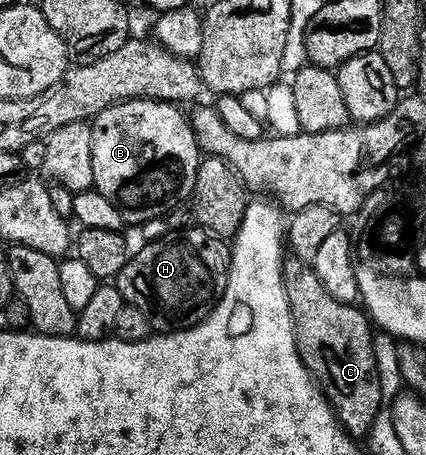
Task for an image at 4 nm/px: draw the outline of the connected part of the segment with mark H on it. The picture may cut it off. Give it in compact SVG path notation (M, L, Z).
M168 239L145 243L145 248L127 261L114 280L124 295L123 303L142 310L160 334L197 328L218 303L218 284L216 288L207 262L186 241Z

